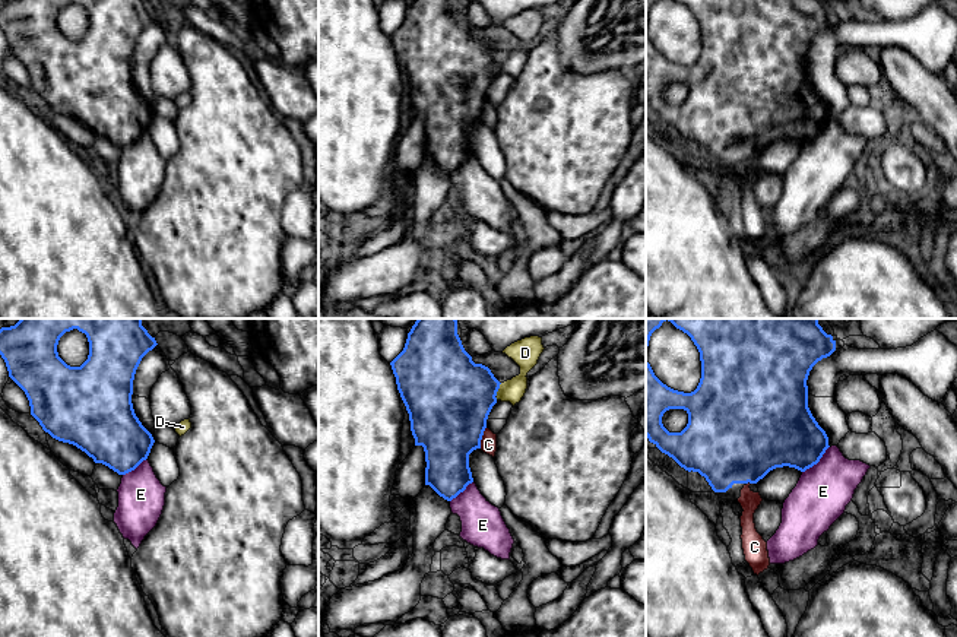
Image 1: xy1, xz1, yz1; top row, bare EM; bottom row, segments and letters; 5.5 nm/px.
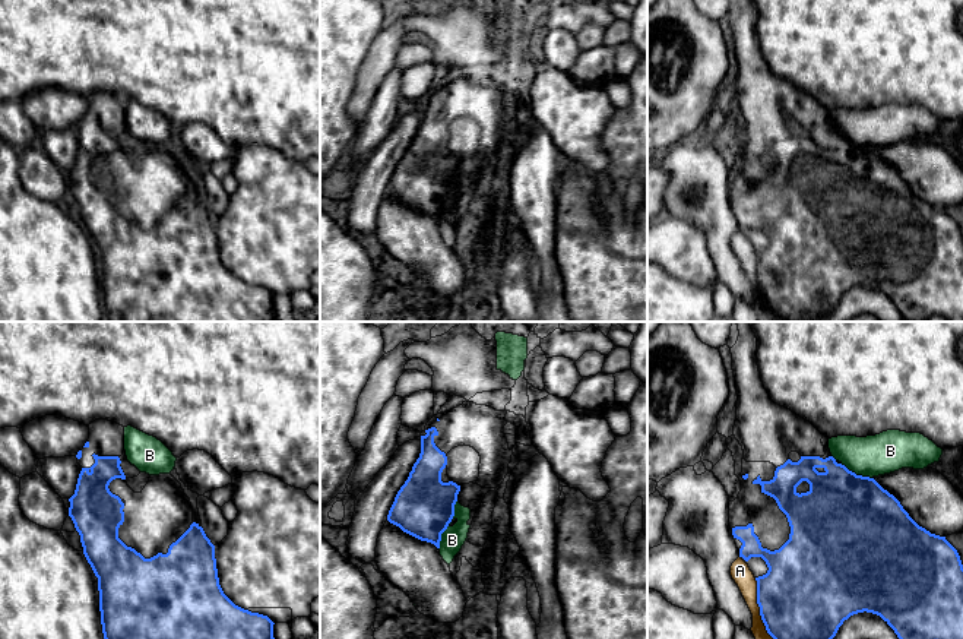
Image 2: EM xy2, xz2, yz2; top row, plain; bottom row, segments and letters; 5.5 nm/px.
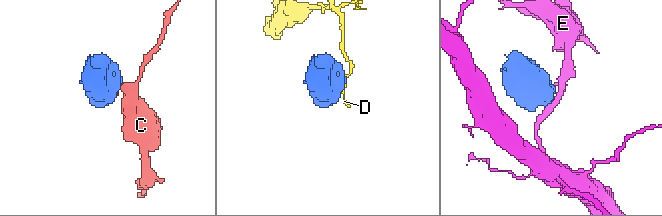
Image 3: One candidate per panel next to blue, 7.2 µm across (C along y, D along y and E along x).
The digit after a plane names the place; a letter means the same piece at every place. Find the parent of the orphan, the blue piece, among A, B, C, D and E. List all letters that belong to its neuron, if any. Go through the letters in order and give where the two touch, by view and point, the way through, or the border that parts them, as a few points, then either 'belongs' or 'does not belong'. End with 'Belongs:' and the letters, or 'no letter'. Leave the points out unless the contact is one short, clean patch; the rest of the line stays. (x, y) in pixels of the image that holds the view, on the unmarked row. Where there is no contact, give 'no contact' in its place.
A: meets blue in yz2 at (760, 287); does not belong
B: meets blue in xz2 at (447, 198); border along xz2 (458, 173), (453, 190), (442, 206), (439, 221); does not belong
C: meets blue in xz1 at (481, 110); border along xz1 (485, 100), (479, 120); does not belong
D: meets blue in xz1 at (497, 63); does not belong
E: meets blue in yz1 at (817, 135); border along yz1 (829, 119), (823, 129), (802, 145); does not belong
Belongs: no letter

